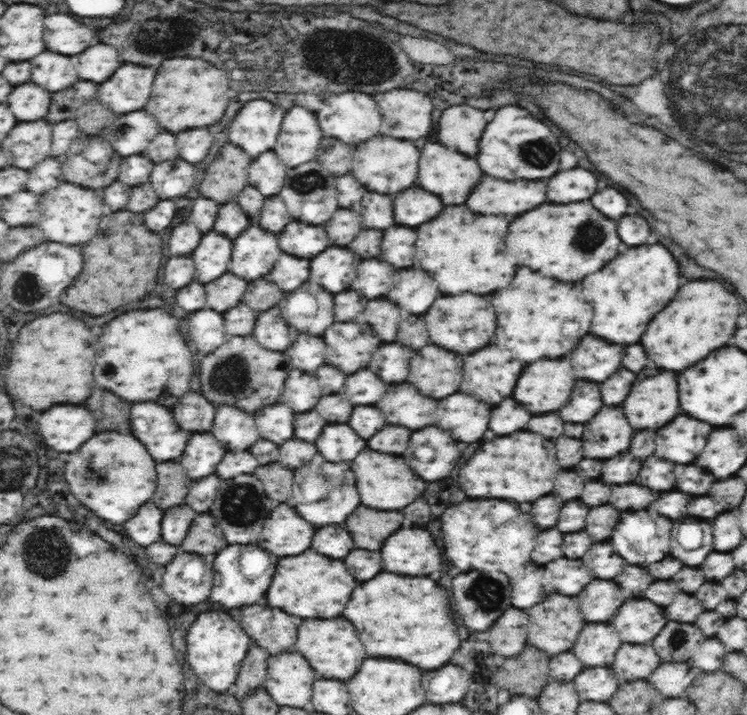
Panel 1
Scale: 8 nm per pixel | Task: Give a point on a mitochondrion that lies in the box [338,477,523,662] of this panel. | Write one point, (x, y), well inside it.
(487, 595)

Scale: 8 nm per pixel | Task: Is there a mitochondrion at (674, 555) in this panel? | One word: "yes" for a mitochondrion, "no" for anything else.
no

